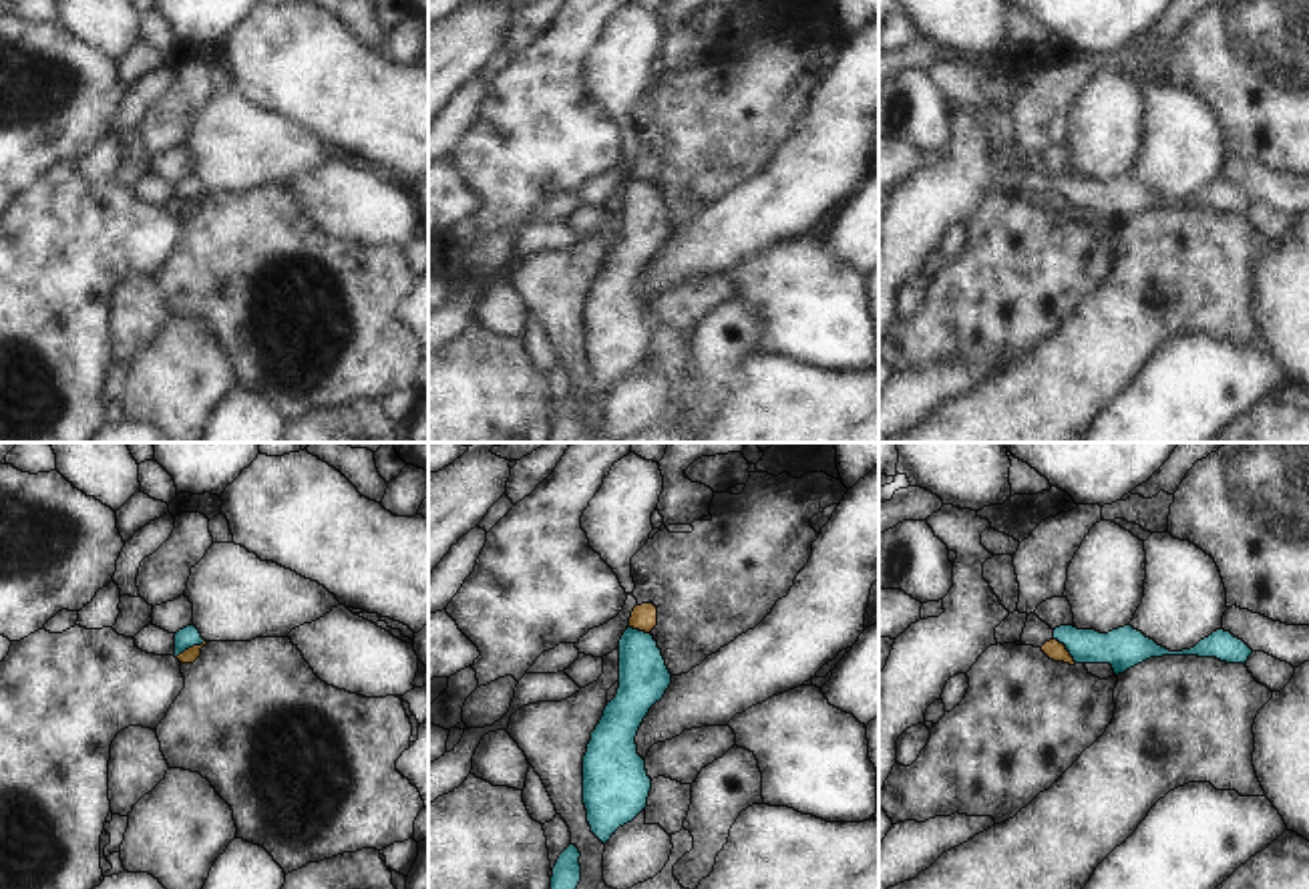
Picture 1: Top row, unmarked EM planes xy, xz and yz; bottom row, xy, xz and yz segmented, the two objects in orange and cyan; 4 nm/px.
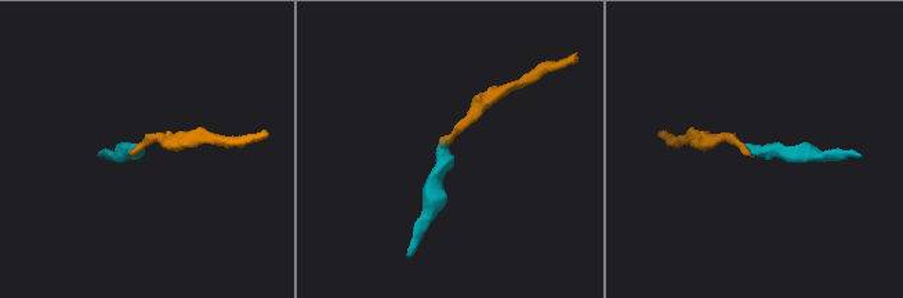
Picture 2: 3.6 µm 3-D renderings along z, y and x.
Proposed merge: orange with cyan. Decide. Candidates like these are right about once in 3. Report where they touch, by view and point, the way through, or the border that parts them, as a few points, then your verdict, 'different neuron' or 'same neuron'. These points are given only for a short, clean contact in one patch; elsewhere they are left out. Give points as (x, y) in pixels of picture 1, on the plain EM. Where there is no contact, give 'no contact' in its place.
contact xy (190, 198); border xy (204, 190), (175, 206); different neuron

